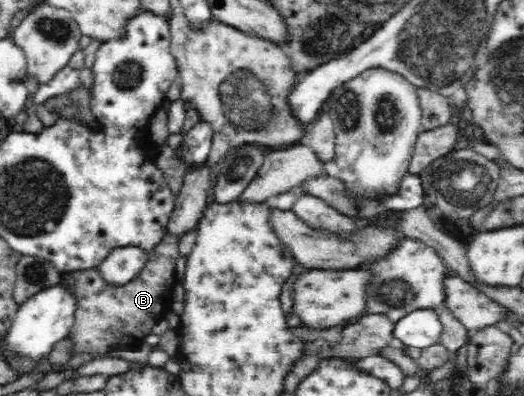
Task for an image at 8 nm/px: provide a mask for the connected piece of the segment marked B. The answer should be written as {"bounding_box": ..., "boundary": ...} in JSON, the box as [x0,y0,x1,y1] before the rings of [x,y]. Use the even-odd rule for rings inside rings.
{"bounding_box":[59,231,181,355],"boundary":[[[165,231],[164,239],[149,251],[147,263],[136,279],[125,286],[113,287],[105,283],[96,268],[63,273],[59,286],[69,288],[77,301],[75,321],[68,331],[71,341],[69,353],[103,355],[117,349],[138,347],[151,329],[170,311],[172,290],[177,284],[175,263],[181,256],[181,235]]]}

